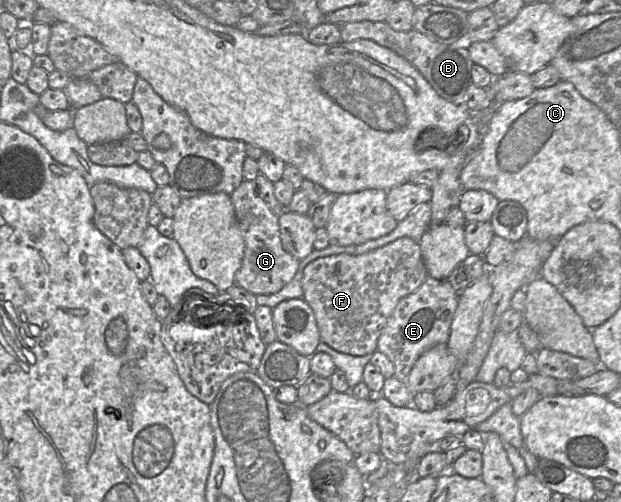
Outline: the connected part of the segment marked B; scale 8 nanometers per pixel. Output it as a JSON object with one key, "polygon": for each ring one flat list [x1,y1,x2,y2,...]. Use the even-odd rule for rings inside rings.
{"polygon":[[360,21,346,23,341,27,341,41,352,42,359,39,370,39,378,45,395,51,410,62,428,81,439,96,455,105,465,103,465,93,471,83,471,69,473,62,469,56,465,42,441,44,432,41,426,35,415,31,396,31,387,22]]}

